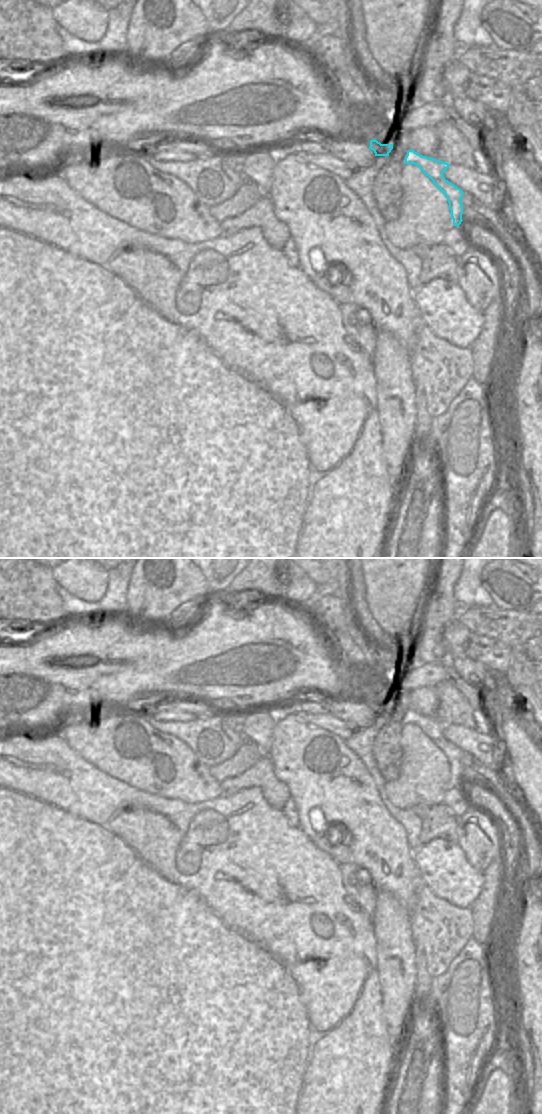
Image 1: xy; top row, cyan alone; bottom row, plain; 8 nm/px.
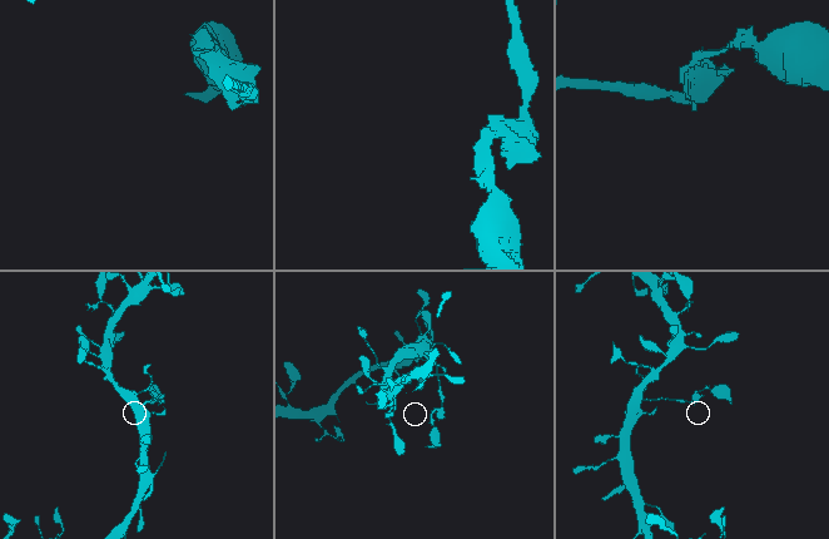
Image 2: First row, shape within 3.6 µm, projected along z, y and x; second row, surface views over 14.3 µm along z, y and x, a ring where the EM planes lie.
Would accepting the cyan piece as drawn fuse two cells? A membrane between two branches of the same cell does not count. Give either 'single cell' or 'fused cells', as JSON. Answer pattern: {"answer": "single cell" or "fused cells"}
{"answer": "fused cells"}

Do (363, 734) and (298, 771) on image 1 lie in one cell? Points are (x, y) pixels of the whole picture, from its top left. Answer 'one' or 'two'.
two

